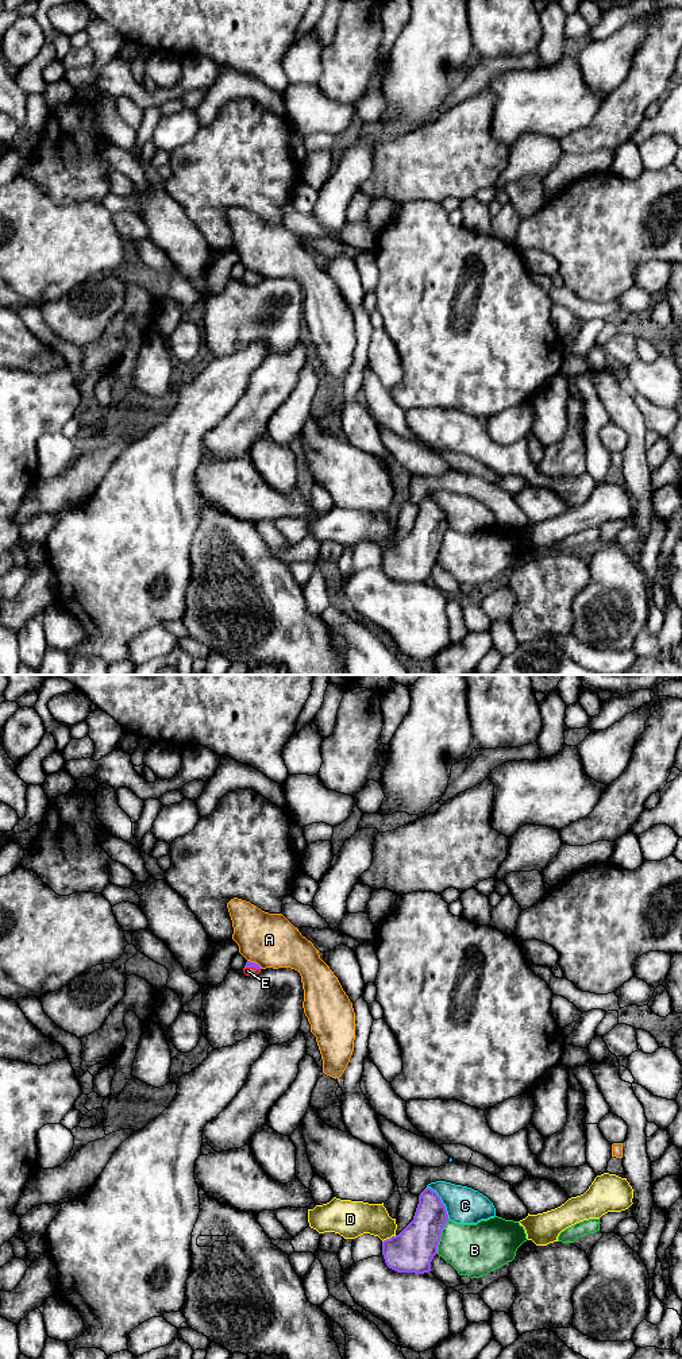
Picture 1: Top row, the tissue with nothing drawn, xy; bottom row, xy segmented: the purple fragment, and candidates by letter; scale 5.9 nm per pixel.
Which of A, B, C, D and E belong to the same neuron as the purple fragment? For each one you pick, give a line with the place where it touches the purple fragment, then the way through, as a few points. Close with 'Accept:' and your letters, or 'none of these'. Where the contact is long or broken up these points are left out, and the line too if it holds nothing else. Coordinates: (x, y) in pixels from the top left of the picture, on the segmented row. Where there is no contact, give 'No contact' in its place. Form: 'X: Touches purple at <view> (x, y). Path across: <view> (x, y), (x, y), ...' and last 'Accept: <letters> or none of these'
E: Touches purple at xy (253, 966). Path across: xy (249, 964), (253, 966), (247, 971)
Accept: E

